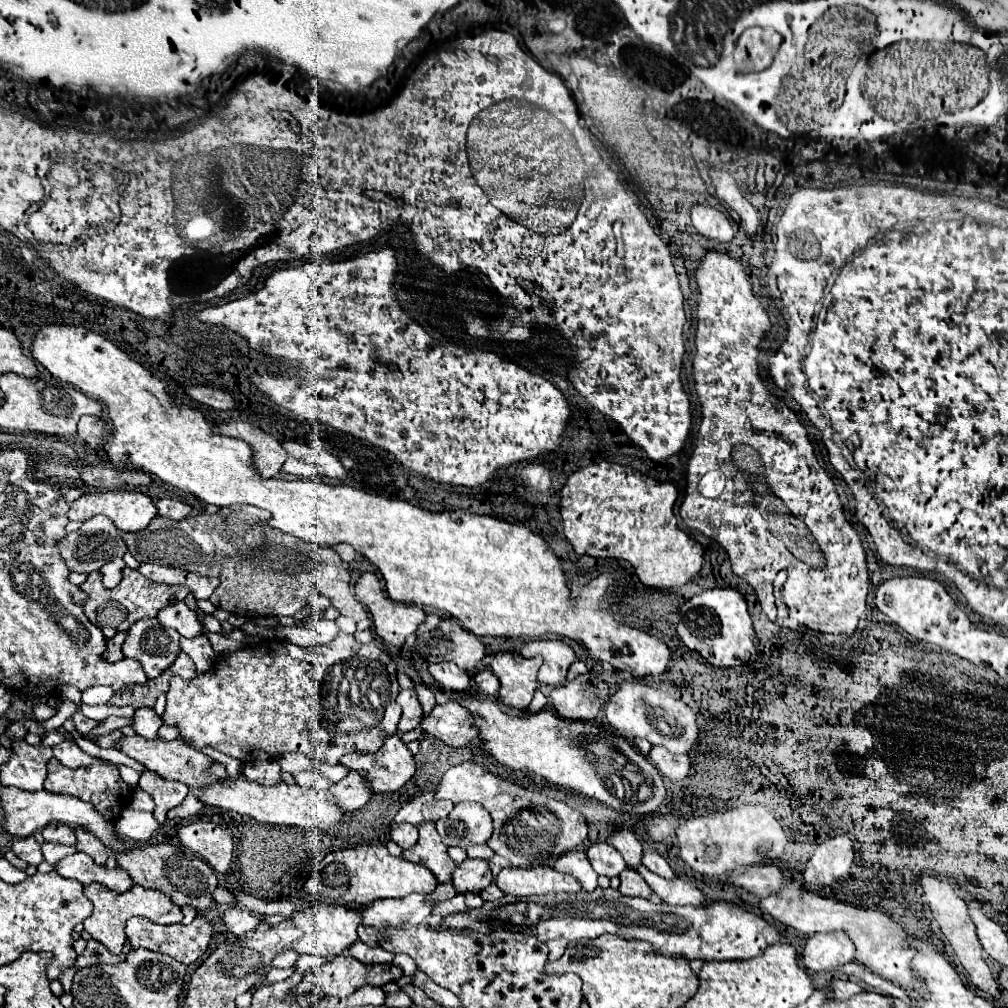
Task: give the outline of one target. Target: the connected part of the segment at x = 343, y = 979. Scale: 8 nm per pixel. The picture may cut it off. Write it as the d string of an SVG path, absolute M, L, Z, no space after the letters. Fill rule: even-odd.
M340 955L320 967L312 967L308 971L304 971L302 975L302 981L292 989L292 993L296 995L305 995L308 993L313 994L317 999L321 999L321 996L336 996L336 997L348 997L352 991L364 987L364 985L384 985L388 981L396 981L398 977L402 975L402 969L392 965L392 963L386 963L386 965L366 965L366 963L360 963L356 961L354 957L350 955Z

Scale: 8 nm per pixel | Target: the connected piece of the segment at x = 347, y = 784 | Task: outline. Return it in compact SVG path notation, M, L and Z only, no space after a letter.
M348 773L342 781L334 783L330 789L330 803L336 803L336 807L340 807L342 811L356 811L360 809L364 803L368 803L368 799L374 795L368 787L368 783L364 781L364 773Z

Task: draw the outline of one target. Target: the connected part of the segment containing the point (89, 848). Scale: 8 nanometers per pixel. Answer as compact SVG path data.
M76 829L76 845L78 851L88 853L98 865L104 865L104 861L108 859L108 849L100 843L100 839L96 839L96 835L92 835L90 831L84 829Z

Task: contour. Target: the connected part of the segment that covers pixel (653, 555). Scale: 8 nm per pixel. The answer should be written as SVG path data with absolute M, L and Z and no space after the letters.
M608 461L578 469L566 479L560 491L562 527L574 551L596 559L624 559L634 567L640 583L654 589L686 585L704 563L702 545L674 523L672 503L656 487L656 481L630 466Z

